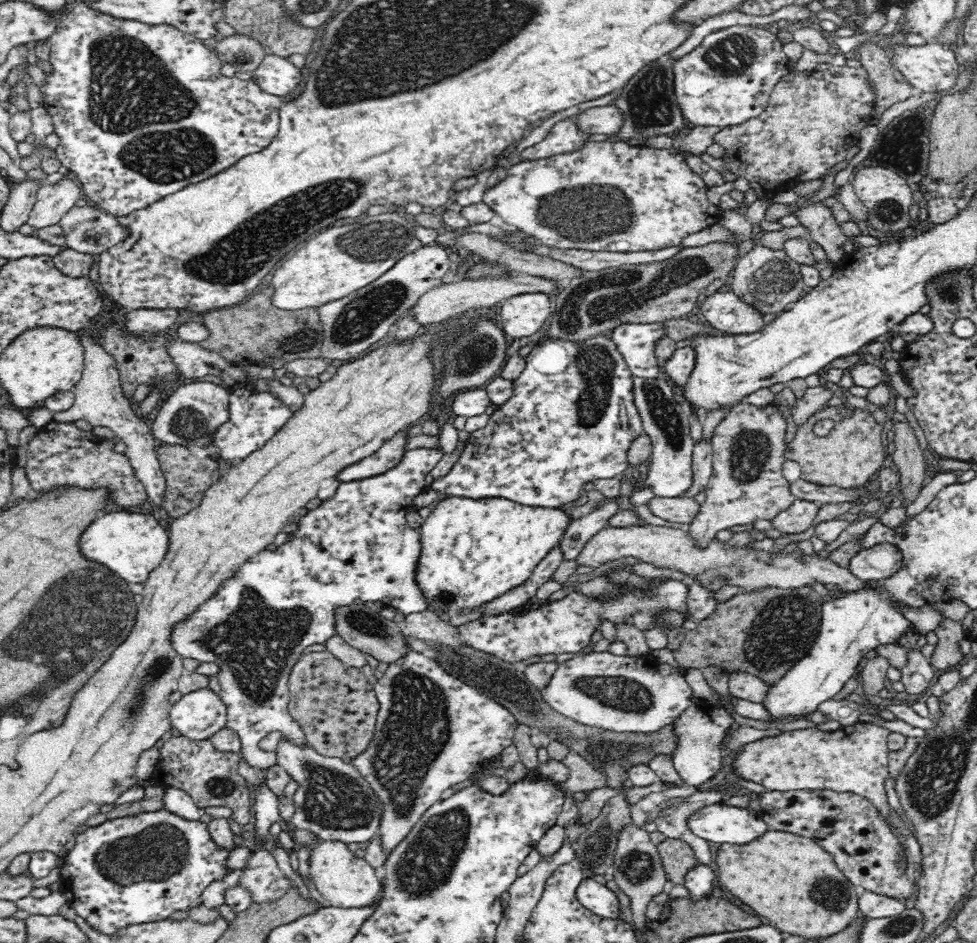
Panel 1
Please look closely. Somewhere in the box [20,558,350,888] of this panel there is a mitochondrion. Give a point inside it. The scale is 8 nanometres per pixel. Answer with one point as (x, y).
(256, 640)

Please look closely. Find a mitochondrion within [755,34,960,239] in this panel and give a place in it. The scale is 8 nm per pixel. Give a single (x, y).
(902, 146)

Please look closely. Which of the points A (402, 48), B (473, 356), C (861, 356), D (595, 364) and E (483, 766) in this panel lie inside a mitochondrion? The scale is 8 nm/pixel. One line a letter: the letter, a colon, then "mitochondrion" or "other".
A: mitochondrion
B: mitochondrion
C: other
D: mitochondrion
E: other

